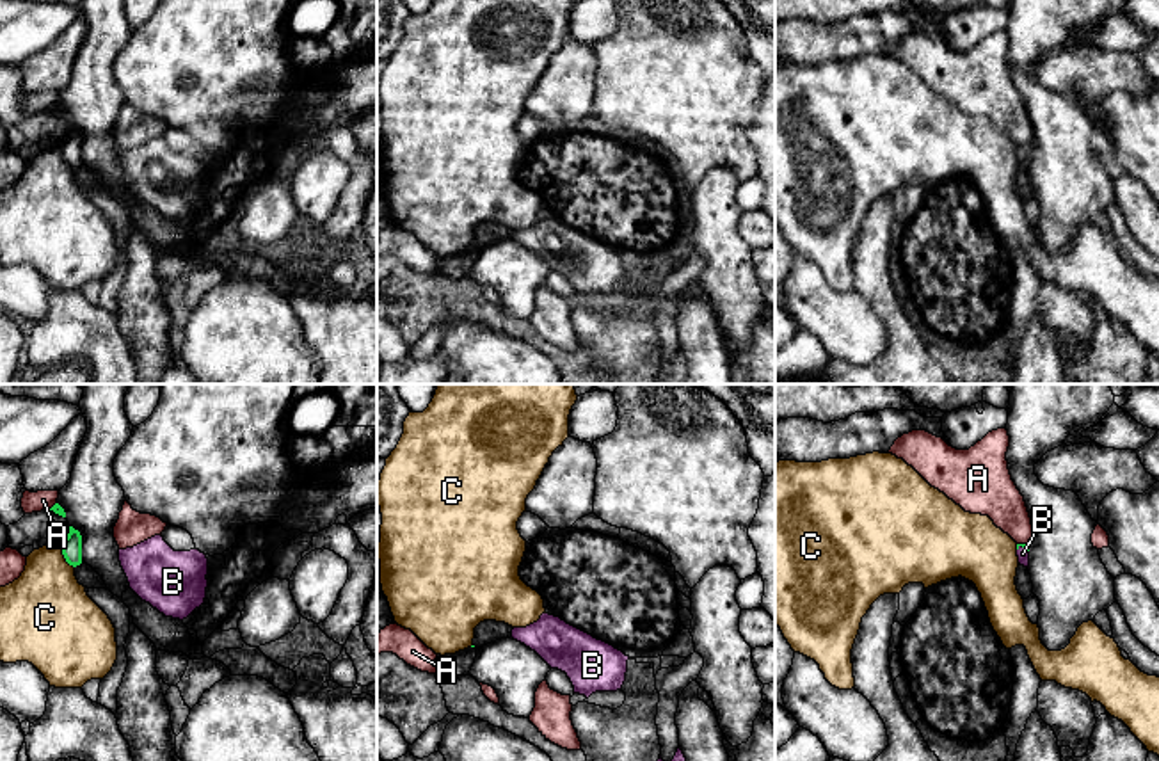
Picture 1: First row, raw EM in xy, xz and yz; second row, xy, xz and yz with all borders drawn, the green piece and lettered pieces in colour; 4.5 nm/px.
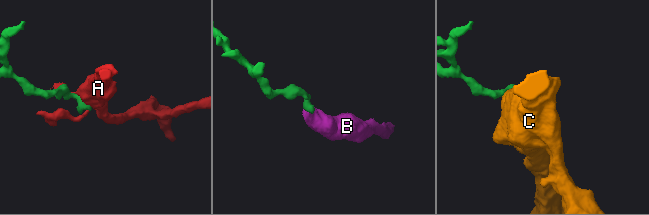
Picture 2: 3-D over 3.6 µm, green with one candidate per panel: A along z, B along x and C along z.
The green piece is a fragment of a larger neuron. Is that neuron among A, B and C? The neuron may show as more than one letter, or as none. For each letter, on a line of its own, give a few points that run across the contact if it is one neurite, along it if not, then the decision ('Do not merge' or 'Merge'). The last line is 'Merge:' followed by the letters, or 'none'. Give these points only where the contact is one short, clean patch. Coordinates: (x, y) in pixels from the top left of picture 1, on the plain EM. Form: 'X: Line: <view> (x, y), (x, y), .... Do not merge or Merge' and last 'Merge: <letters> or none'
A: Do not merge
B: Line: yz (1017, 146), (1023, 148), (1023, 155). Merge
C: Do not merge
Merge: B

